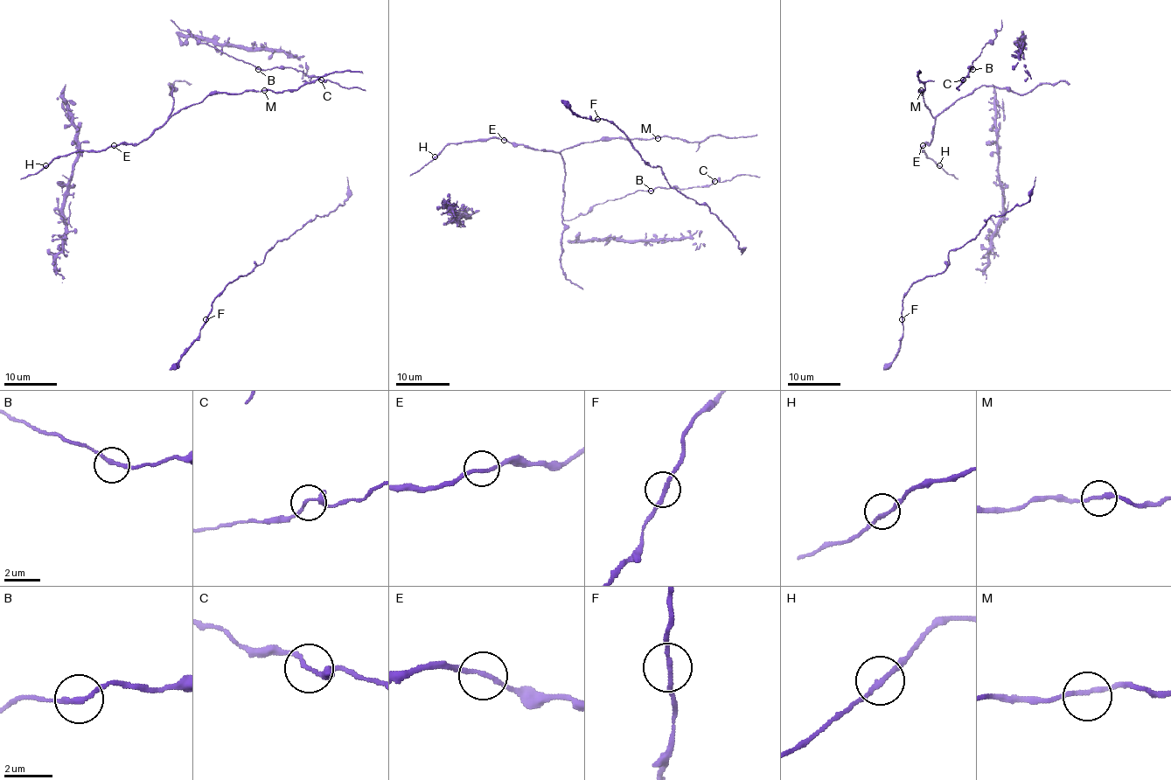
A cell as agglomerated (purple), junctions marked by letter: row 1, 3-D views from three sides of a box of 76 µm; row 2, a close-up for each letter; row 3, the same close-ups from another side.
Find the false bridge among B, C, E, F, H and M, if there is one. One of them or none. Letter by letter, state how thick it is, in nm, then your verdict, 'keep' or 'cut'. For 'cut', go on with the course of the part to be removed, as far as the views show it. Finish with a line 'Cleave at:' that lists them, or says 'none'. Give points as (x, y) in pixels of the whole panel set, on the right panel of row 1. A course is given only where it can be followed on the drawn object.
B: 180 nm thick; keep
C: 200 nm thick; keep
E: 180 nm thick; keep
F: 190 nm thick; keep
H: 190 nm thick; keep
M: 190 nm thick; keep
Cleave at: none

